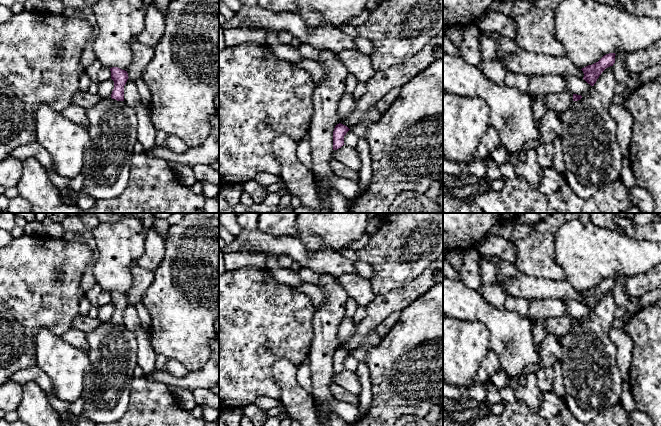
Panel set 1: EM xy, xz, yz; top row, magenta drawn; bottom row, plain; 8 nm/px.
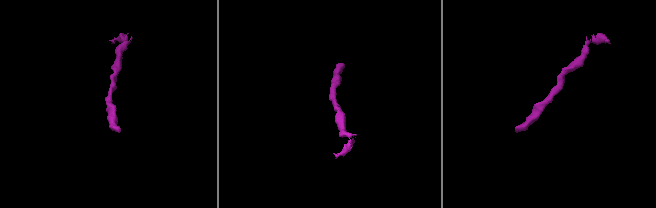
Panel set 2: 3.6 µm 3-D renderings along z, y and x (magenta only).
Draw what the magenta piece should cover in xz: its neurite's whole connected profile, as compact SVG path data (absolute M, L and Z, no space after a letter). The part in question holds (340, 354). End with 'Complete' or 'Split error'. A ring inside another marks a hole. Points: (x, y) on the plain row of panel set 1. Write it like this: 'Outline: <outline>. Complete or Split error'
Outline: M339 347L335 350L333 355L333 374L341 372L344 368L344 360L350 353Z. Complete

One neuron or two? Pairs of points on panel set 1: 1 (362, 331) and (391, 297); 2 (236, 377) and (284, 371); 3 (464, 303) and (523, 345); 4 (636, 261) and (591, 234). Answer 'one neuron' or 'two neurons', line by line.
1: one neuron
2: two neurons
3: one neuron
4: one neuron

